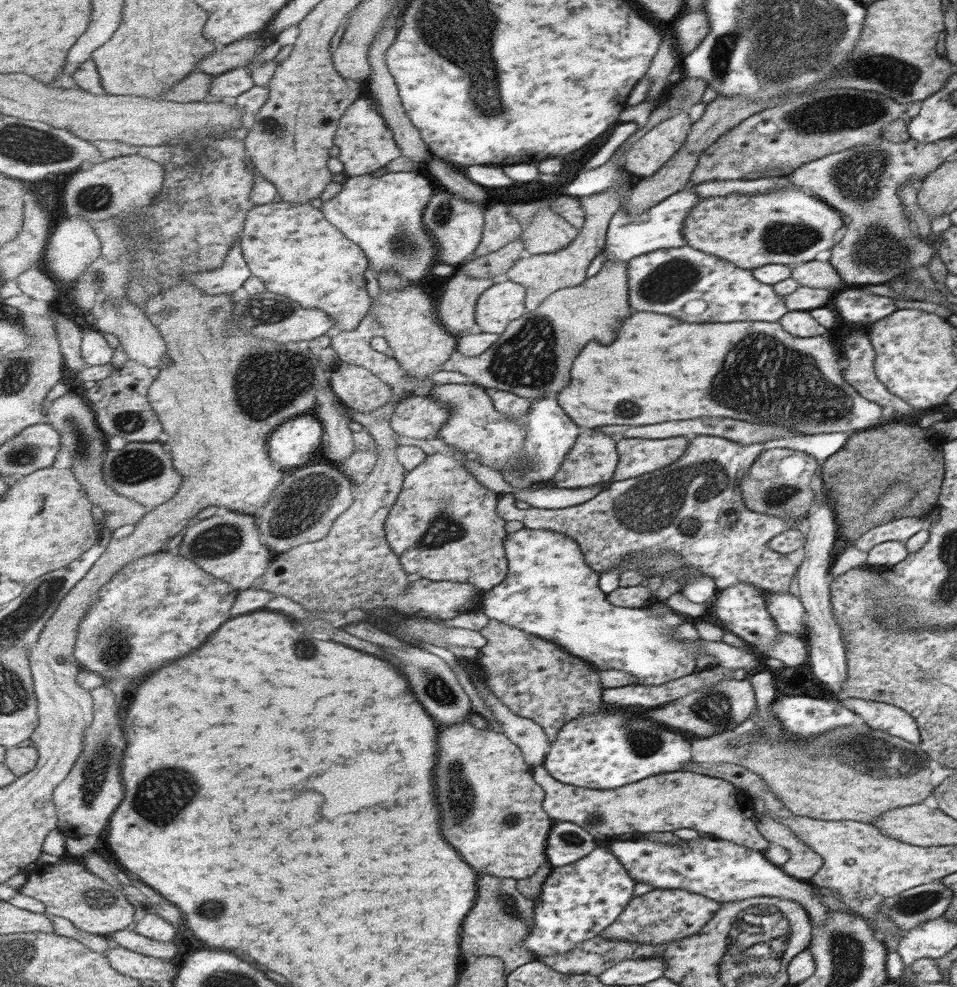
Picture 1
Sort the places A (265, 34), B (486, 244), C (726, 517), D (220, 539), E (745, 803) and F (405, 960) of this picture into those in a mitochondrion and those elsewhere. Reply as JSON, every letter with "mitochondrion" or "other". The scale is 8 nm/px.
{"A":"other","B":"other","C":"mitochondrion","D":"mitochondrion","E":"other","F":"other"}

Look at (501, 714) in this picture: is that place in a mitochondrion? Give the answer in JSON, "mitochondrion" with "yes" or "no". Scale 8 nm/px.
{"mitochondrion":"no"}

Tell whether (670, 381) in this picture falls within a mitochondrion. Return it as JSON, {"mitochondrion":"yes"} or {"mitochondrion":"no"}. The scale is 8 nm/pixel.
{"mitochondrion":"no"}

